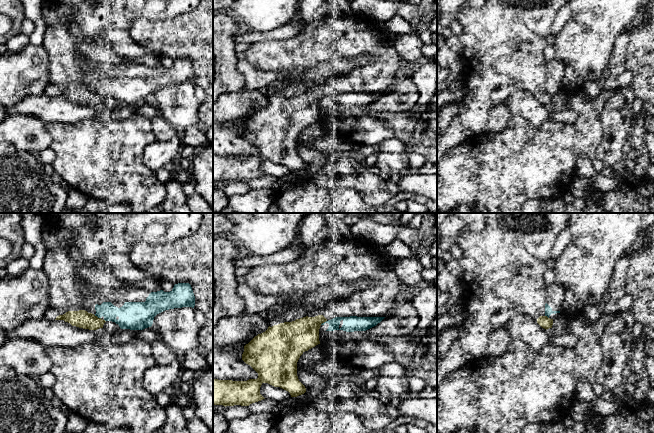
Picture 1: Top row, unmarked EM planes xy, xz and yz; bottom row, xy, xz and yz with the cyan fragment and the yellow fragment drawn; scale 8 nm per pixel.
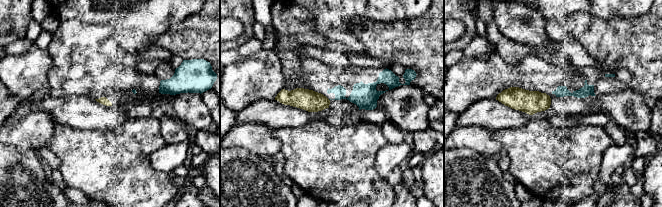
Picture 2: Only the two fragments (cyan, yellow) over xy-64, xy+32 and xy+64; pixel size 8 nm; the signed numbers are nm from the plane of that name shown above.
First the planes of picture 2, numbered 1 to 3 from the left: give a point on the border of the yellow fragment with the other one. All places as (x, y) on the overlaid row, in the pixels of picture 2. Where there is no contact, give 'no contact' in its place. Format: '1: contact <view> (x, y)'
1: no contact
2: no contact
3: no contact

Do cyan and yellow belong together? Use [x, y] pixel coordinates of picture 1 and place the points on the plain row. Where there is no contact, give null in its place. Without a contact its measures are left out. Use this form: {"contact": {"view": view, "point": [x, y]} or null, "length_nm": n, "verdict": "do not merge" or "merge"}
{"contact": {"view": "xy", "point": [97, 92]}, "length_nm": 60, "verdict": "do not merge"}

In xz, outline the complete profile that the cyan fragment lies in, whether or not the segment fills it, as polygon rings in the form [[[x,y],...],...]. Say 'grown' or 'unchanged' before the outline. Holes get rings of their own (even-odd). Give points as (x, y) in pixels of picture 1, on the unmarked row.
grown; [[[335,93],[321,100],[319,108],[343,106],[346,108],[366,107],[378,99],[385,93]]]

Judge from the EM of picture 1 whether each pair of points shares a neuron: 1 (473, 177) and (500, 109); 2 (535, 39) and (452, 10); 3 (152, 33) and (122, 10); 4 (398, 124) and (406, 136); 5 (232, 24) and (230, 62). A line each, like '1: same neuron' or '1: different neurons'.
1: different neurons
2: different neurons
3: different neurons
4: same neuron
5: same neuron

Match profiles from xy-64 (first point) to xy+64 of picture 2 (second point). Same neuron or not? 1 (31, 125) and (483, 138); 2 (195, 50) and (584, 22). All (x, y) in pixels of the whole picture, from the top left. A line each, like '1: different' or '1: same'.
1: same
2: same

